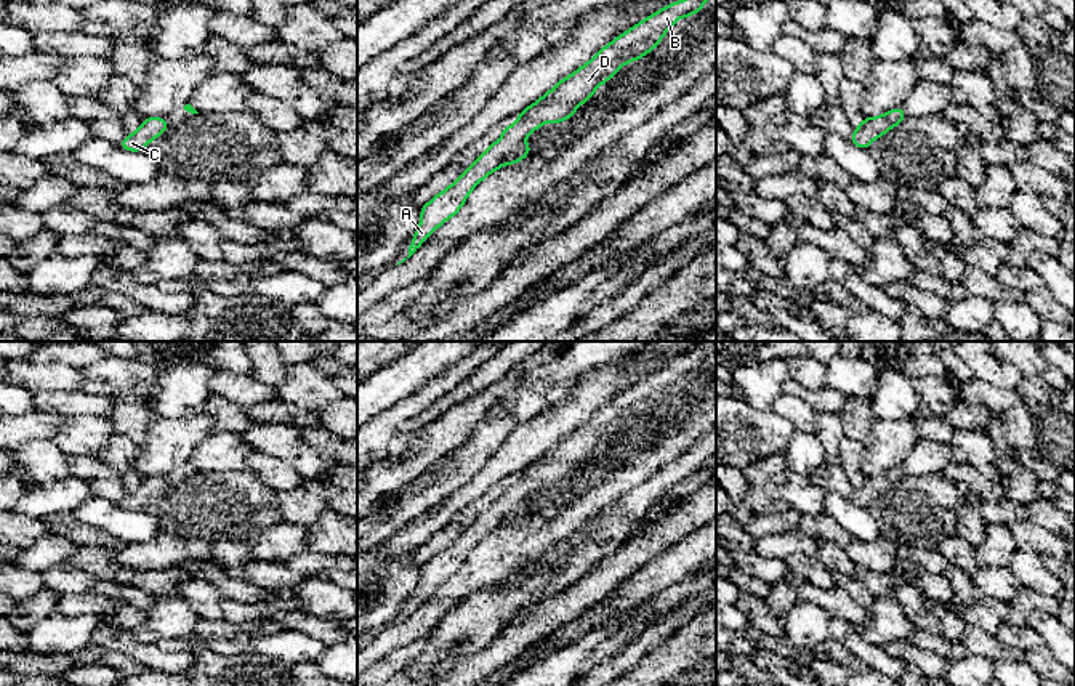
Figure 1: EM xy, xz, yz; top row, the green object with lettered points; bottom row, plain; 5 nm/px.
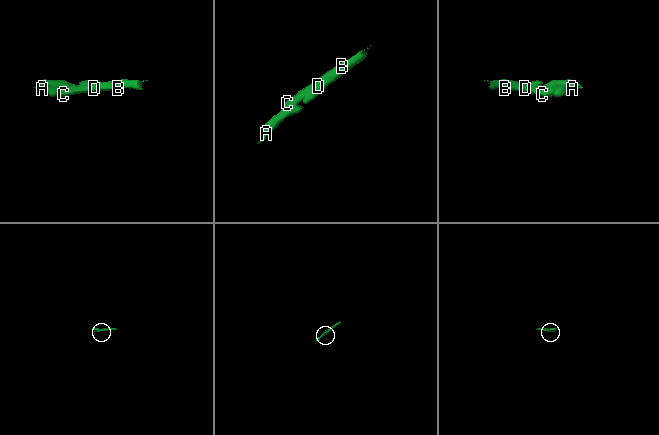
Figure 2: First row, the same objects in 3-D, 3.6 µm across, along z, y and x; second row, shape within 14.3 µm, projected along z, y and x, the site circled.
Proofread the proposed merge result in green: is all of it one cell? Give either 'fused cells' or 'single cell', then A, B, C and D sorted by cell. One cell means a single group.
single cell; A B C D

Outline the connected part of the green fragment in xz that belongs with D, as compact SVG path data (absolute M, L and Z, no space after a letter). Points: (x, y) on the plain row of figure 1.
M707 341L689 357L671 361L626 391L602 406L586 423L558 441L550 450L517 473L517 481L501 489L501 497L492 502L474 523L449 547L434 555L420 569L421 580L409 606L410 617L421 603L447 579L455 575L471 550L503 524L519 523L532 510L522 500L543 482L569 479L575 470L593 457L596 447L612 438L617 430L655 409L665 393L681 377L697 373L710 356L716 354L716 341Z

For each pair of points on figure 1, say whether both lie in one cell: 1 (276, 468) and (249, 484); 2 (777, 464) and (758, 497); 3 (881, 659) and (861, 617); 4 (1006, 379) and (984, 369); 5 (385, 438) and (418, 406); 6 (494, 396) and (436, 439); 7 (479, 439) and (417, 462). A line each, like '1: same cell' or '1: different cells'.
1: different cells
2: same cell
3: different cells
4: same cell
5: same cell
6: same cell
7: different cells

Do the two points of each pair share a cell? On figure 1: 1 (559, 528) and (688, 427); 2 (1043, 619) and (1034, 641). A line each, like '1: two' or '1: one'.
1: one
2: two

